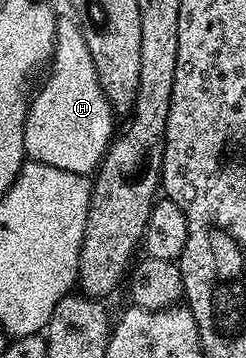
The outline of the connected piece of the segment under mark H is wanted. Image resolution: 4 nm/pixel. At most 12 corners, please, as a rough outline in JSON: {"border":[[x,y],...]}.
{"border":[[58,20],[26,158],[94,176],[116,134],[82,30]]}

